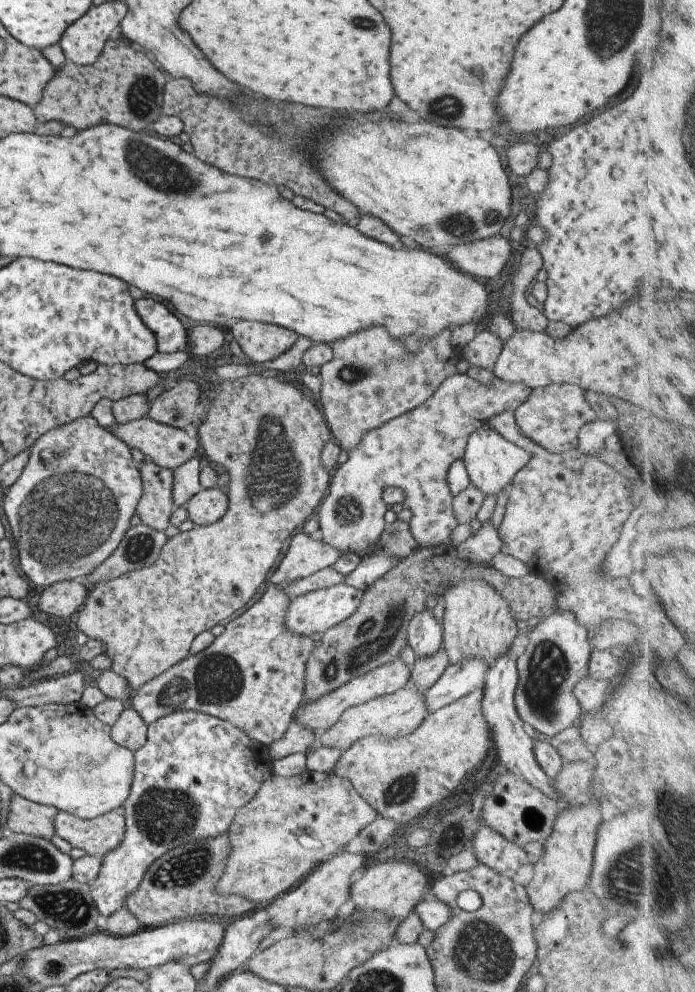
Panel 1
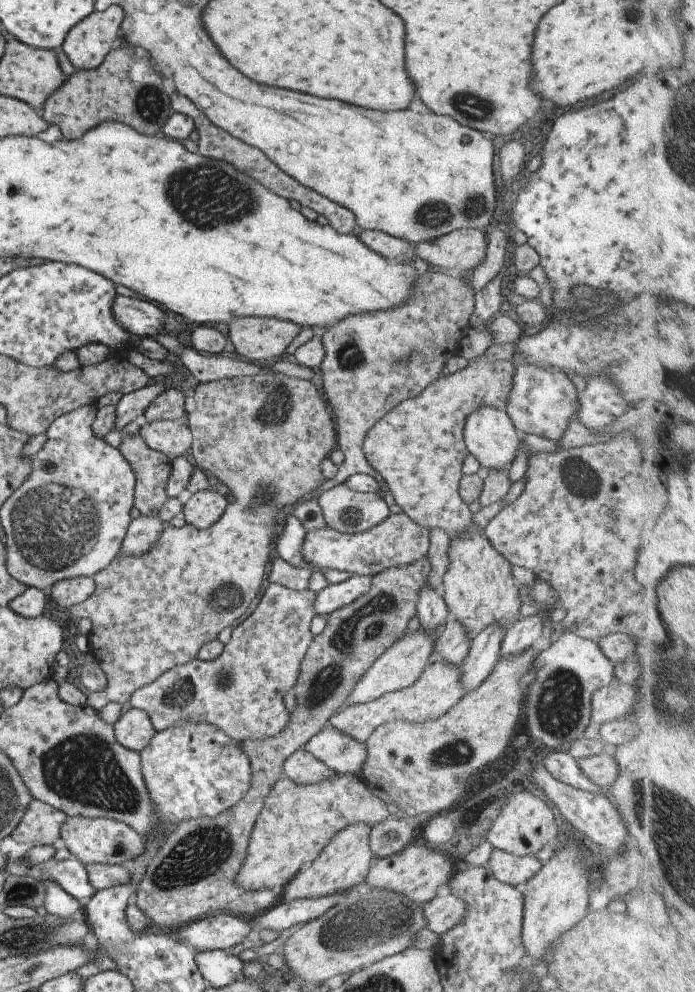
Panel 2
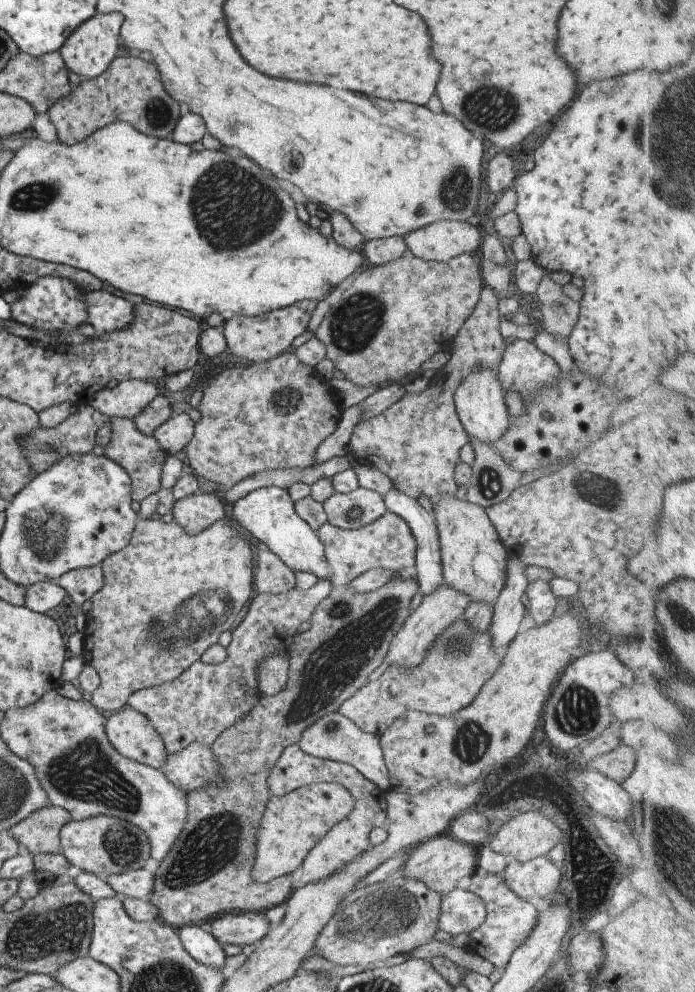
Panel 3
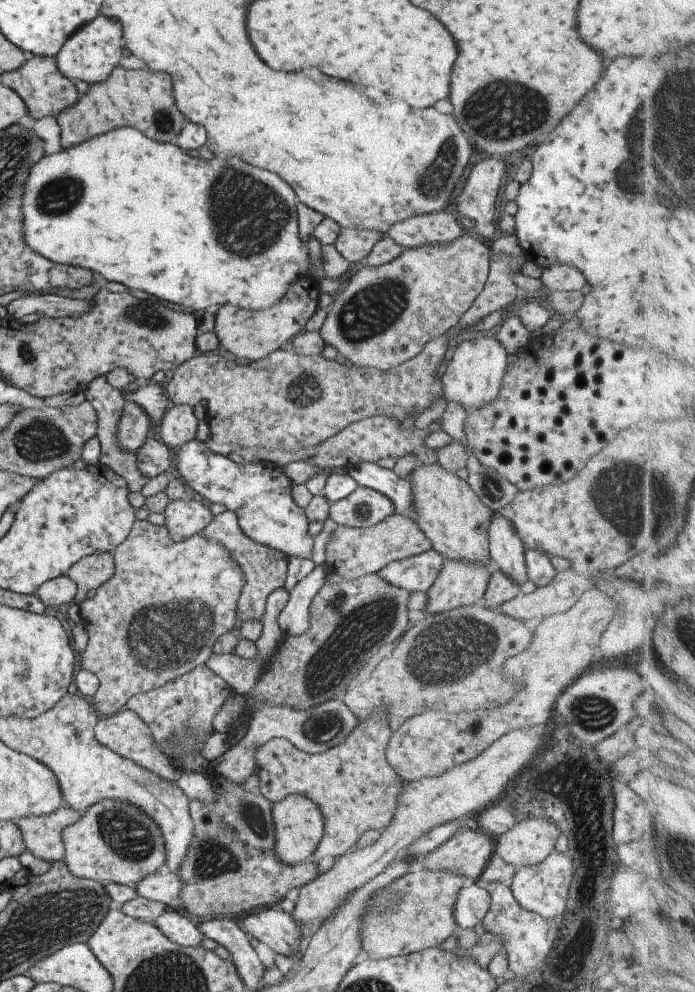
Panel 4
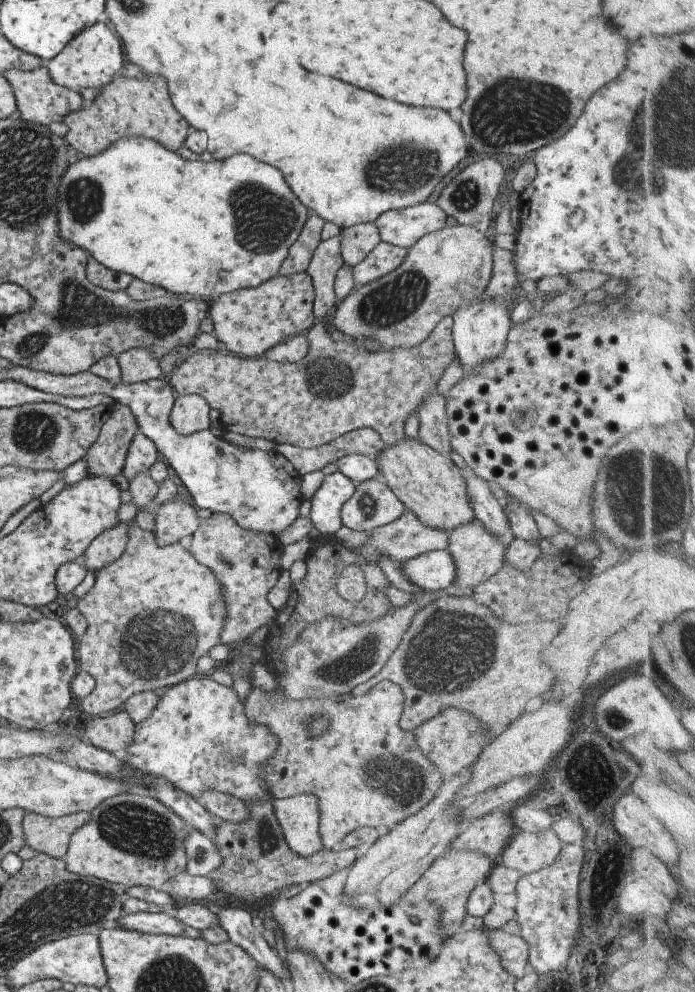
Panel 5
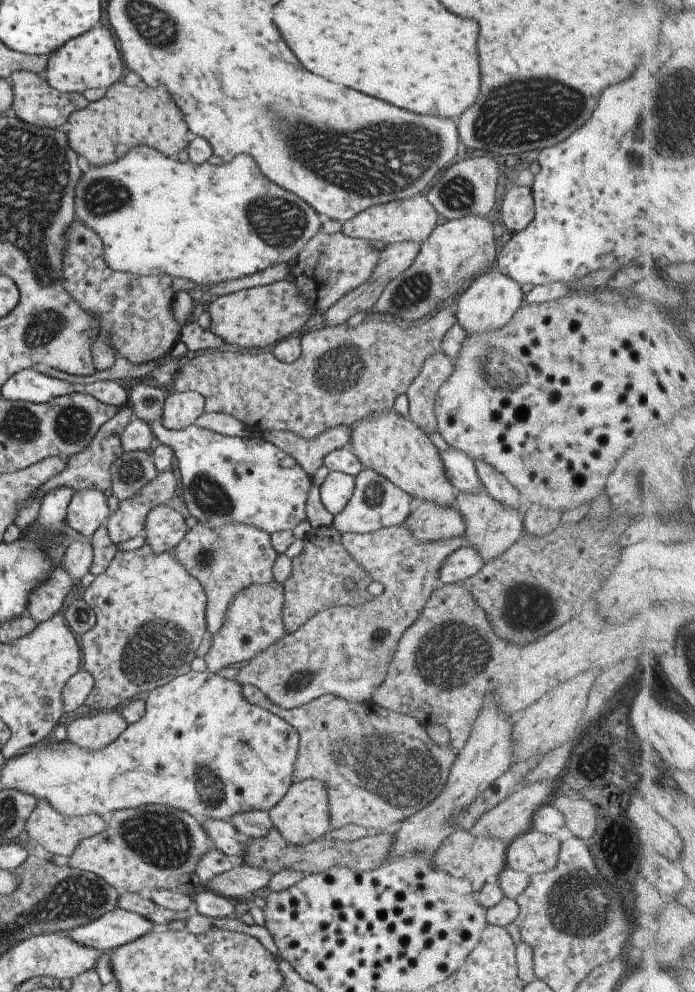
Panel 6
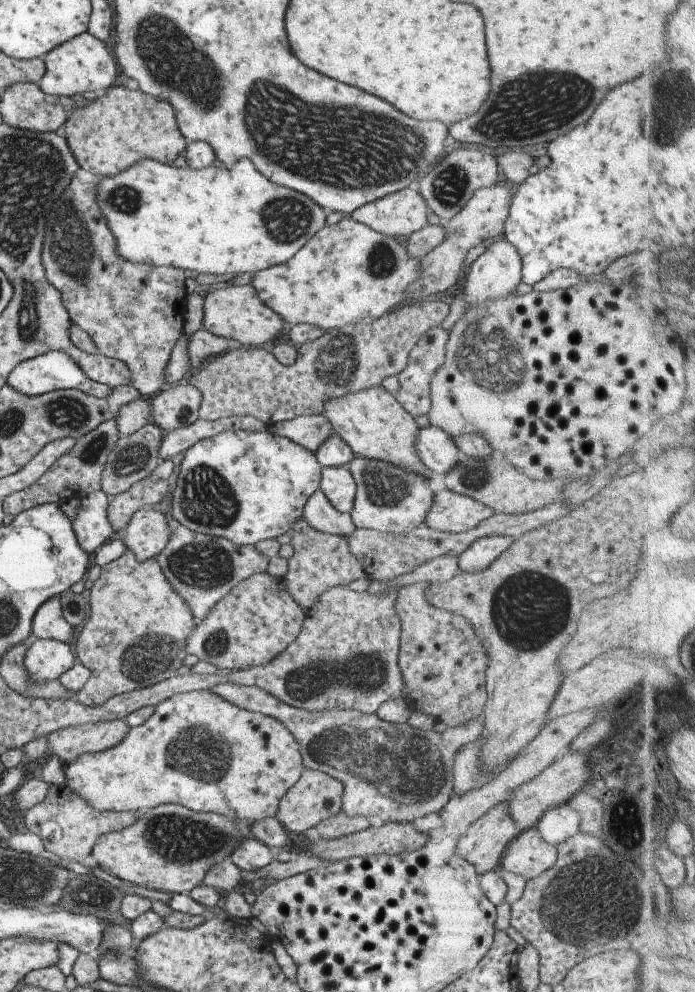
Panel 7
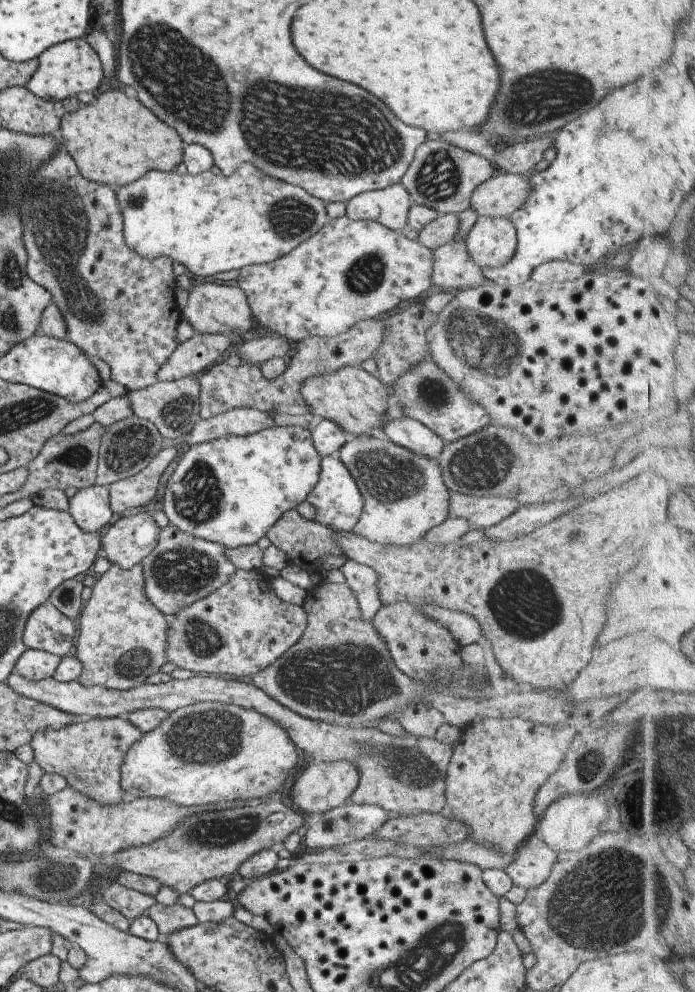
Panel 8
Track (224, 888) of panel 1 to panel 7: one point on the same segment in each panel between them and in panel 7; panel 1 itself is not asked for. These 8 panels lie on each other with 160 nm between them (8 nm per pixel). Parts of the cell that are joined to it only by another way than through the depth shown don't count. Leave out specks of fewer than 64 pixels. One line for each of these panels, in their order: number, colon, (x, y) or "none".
2: (295, 822)
3: (290, 825)
4: (297, 821)
5: (297, 816)
6: (301, 815)
7: (314, 797)

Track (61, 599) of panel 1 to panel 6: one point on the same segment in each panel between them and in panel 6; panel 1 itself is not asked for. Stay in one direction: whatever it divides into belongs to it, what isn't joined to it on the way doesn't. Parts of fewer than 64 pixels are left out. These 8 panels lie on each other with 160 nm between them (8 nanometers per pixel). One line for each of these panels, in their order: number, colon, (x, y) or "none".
2: (65, 593)
3: (79, 584)
4: (88, 573)
5: (104, 549)
6: (127, 521)

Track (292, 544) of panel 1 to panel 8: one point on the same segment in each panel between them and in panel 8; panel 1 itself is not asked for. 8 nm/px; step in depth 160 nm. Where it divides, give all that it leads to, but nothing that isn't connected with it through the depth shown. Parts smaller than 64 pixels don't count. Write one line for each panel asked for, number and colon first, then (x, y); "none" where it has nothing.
2: (396, 540)
3: (387, 543)
4: (352, 552)
5: (405, 537)
6: (427, 522)
7: (449, 512)
8: (479, 512)

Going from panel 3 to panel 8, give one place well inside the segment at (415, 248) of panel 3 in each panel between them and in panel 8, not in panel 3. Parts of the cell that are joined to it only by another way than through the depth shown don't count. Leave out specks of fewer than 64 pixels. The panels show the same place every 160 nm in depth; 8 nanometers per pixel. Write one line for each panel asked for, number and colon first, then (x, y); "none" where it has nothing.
4: (439, 228)
5: (403, 227)
6: (413, 219)
7: (399, 214)
8: (389, 206)

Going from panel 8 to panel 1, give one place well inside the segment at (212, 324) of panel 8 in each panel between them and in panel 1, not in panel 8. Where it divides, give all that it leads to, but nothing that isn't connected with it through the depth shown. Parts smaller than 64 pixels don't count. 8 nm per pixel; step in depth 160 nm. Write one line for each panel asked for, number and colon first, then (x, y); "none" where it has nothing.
1: (259, 342)
2: (257, 339)
3: (260, 338)
4: (252, 335)
5: (248, 321)
6: (256, 317)
7: (235, 312)

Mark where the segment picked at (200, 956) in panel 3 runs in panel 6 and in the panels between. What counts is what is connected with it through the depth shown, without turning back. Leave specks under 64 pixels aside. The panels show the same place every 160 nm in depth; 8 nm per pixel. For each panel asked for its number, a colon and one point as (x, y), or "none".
4: (176, 926)
5: (164, 923)
6: (116, 927)

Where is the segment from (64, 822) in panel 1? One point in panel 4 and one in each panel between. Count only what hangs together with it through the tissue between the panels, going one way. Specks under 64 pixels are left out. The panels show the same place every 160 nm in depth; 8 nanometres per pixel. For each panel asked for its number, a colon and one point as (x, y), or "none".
2: (103, 840)
3: (101, 845)
4: (112, 842)

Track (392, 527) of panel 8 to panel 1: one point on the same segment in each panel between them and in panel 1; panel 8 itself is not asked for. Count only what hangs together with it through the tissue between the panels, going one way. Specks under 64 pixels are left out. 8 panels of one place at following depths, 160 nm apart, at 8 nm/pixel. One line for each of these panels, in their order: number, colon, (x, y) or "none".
1: (412, 451)
2: (347, 511)
3: (352, 510)
4: (364, 507)
5: (372, 504)
6: (375, 503)
7: (388, 499)

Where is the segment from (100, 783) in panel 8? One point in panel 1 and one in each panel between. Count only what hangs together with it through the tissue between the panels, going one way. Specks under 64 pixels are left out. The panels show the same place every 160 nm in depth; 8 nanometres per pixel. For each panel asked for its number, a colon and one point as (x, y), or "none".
1: (129, 731)
2: (132, 730)
3: (129, 732)
4: (124, 733)
5: (113, 733)
6: (93, 733)
7: (67, 743)

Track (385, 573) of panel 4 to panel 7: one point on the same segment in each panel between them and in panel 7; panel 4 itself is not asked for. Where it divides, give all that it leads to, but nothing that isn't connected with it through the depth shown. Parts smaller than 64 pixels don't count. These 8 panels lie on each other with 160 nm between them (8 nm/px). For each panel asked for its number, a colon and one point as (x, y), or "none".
5: (433, 570)
6: (463, 562)
7: (476, 557)

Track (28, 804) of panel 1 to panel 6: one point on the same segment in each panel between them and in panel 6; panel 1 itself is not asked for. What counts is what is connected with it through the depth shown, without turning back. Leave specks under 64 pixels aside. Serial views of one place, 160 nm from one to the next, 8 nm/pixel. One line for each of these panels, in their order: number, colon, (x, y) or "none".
2: (40, 822)
3: (39, 832)
4: (41, 835)
5: (50, 836)
6: (58, 834)

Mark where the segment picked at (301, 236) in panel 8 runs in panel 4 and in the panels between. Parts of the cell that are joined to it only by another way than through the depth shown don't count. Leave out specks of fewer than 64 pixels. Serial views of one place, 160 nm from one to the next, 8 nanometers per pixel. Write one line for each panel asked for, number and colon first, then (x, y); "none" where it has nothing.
4: (195, 232)
5: (199, 229)
6: (209, 224)
7: (211, 221)

